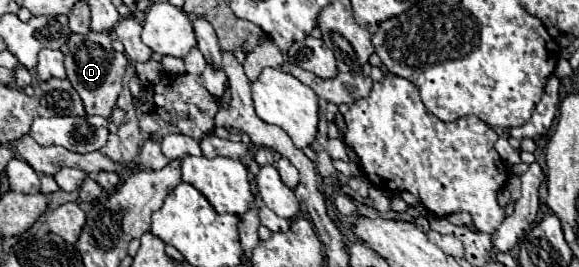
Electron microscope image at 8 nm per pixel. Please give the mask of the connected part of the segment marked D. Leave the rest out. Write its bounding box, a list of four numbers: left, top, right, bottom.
[65,32,127,116]

